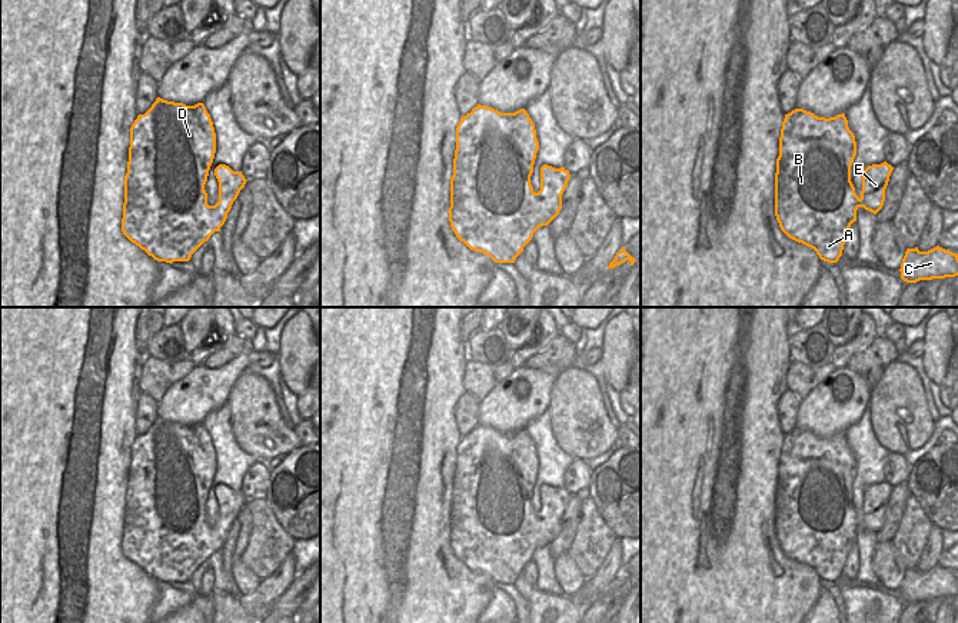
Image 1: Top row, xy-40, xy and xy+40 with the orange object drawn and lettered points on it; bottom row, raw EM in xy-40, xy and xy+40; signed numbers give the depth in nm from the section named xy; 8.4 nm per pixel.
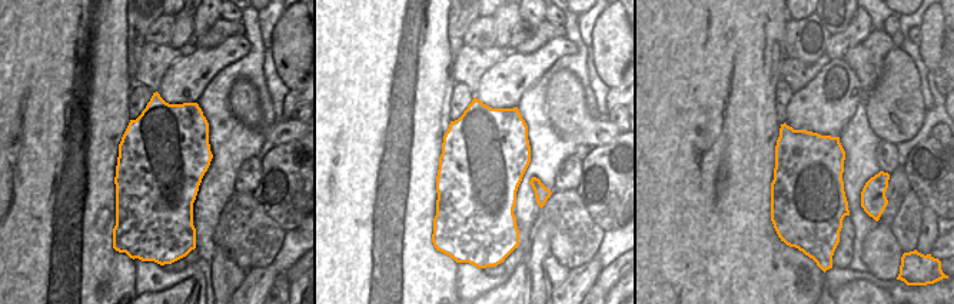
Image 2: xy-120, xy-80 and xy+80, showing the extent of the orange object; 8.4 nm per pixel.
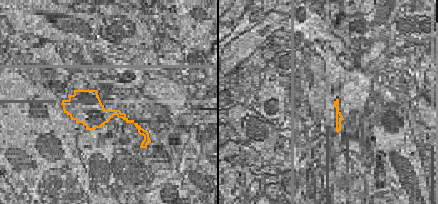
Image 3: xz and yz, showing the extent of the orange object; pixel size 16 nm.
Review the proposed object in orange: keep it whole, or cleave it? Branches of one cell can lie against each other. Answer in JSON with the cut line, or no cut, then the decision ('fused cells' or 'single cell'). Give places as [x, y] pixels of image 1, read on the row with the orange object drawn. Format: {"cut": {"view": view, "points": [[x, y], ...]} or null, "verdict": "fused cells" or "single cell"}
{"cut": null, "verdict": "single cell"}

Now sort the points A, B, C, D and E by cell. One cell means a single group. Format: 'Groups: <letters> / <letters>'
Groups: A B C D E.

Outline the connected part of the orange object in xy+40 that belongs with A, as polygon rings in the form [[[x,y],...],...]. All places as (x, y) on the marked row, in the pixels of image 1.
[[[795,109],[785,114],[775,173],[775,216],[789,239],[814,249],[828,263],[836,263],[842,256],[849,227],[856,221],[856,210],[864,207],[876,214],[882,209],[894,170],[887,161],[868,166],[862,173],[862,191],[858,197],[851,181],[855,156],[855,136],[844,113],[825,119]]]

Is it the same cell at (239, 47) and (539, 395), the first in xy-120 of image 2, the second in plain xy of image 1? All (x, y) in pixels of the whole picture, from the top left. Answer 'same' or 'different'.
same

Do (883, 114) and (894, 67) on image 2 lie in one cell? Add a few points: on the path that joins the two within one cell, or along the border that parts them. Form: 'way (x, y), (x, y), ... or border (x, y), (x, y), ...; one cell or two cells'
way (894, 103), (894, 79); one cell

